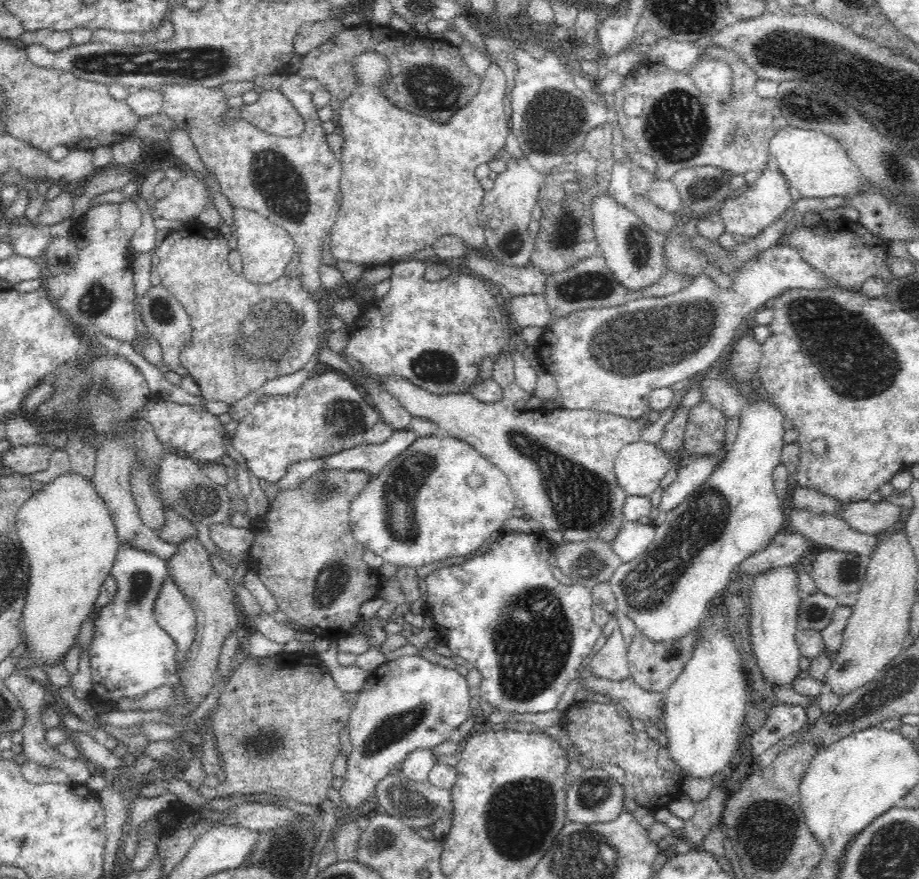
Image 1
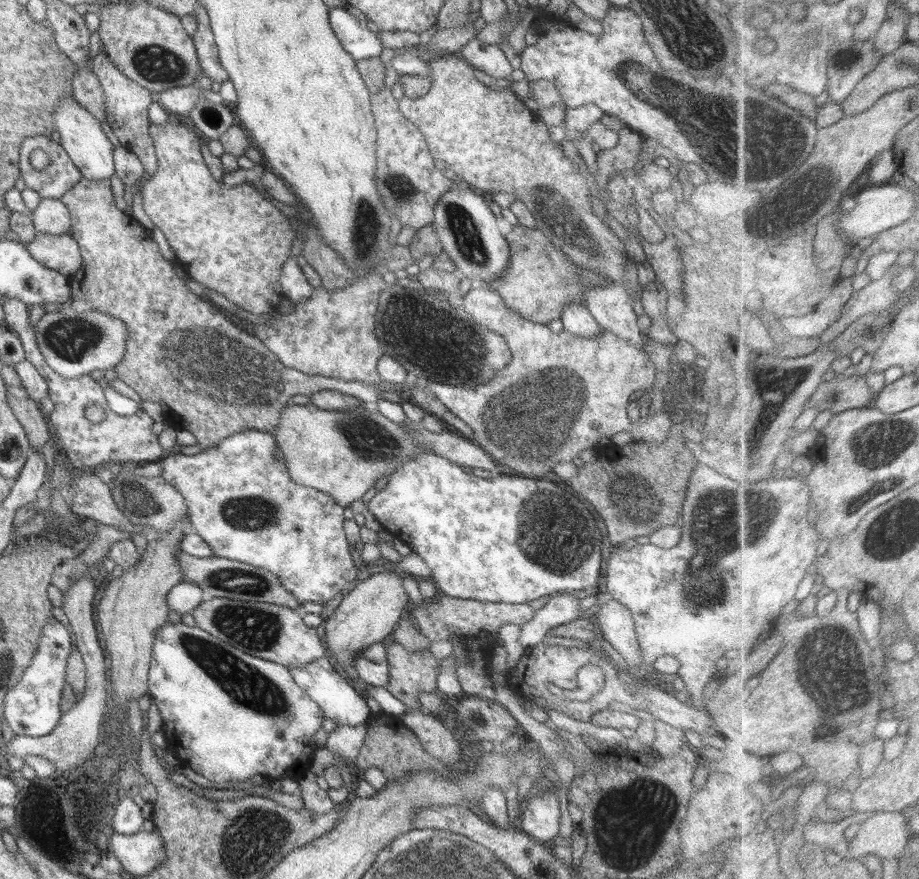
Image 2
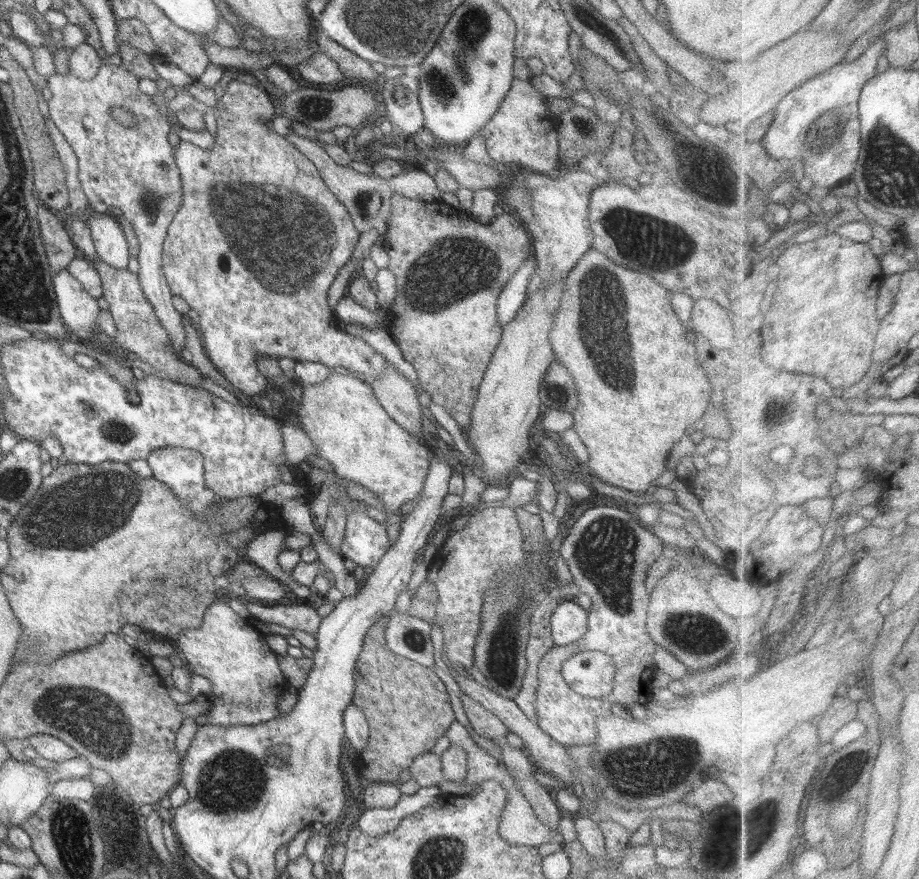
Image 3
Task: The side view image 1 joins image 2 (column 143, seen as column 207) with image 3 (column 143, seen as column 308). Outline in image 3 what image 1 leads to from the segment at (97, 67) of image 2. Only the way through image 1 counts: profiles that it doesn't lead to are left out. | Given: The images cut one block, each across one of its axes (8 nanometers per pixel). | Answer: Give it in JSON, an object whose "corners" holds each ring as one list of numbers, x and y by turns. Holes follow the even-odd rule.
{"corners":[[103,64,92,80,80,80,72,72,68,75,47,75,46,78,48,90,52,93,52,98,47,101,50,116,52,122,65,136,77,156,78,178,82,190,89,200,89,207,98,213,109,213,110,208,120,208,122,216,132,224,139,242,139,254,136,260,140,265,137,275,142,291,148,299,148,303,154,307,154,313,156,313,160,325,168,331,173,342,173,348,188,356,186,332,182,326,183,314,173,308,171,302,173,295,163,274,163,242,168,227,174,220,174,214,178,212,178,208,182,204,183,194,174,149,170,146,169,141,169,134,173,126,170,126,167,116,160,113,158,109,160,106,152,101,152,97,140,92,138,89,140,78,136,78,130,70,121,64],[115,106,123,106,126,110,133,112,136,124,132,127,126,127,113,119,113,116,110,115,110,108]]}

